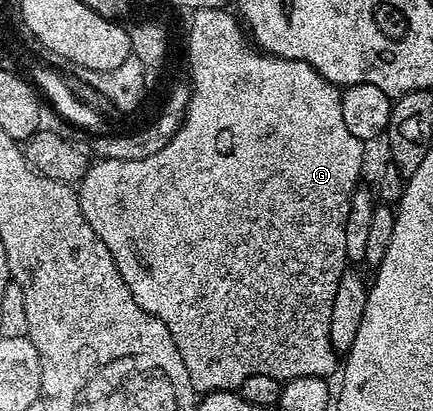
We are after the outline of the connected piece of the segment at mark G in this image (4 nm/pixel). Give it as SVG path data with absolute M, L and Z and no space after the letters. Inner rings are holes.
M206 16L198 30L190 34L194 45L194 59L190 62L192 95L182 126L154 156L142 160L101 159L87 170L77 183L76 193L84 220L92 224L92 232L108 244L128 292L132 292L136 304L144 312L152 312L156 320L164 320L164 328L172 332L176 348L184 359L184 368L192 380L195 391L211 394L217 390L237 391L248 376L272 376L280 383L291 382L300 376L320 376L329 379L330 373L340 366L339 351L330 348L330 325L332 324L332 300L336 300L336 284L348 268L344 248L344 224L348 220L350 201L360 185L362 174L362 150L364 144L344 125L340 113L342 96L339 87L333 86L314 66L306 62L267 56L257 49L242 47L242 34L238 30L221 30L217 17Z

